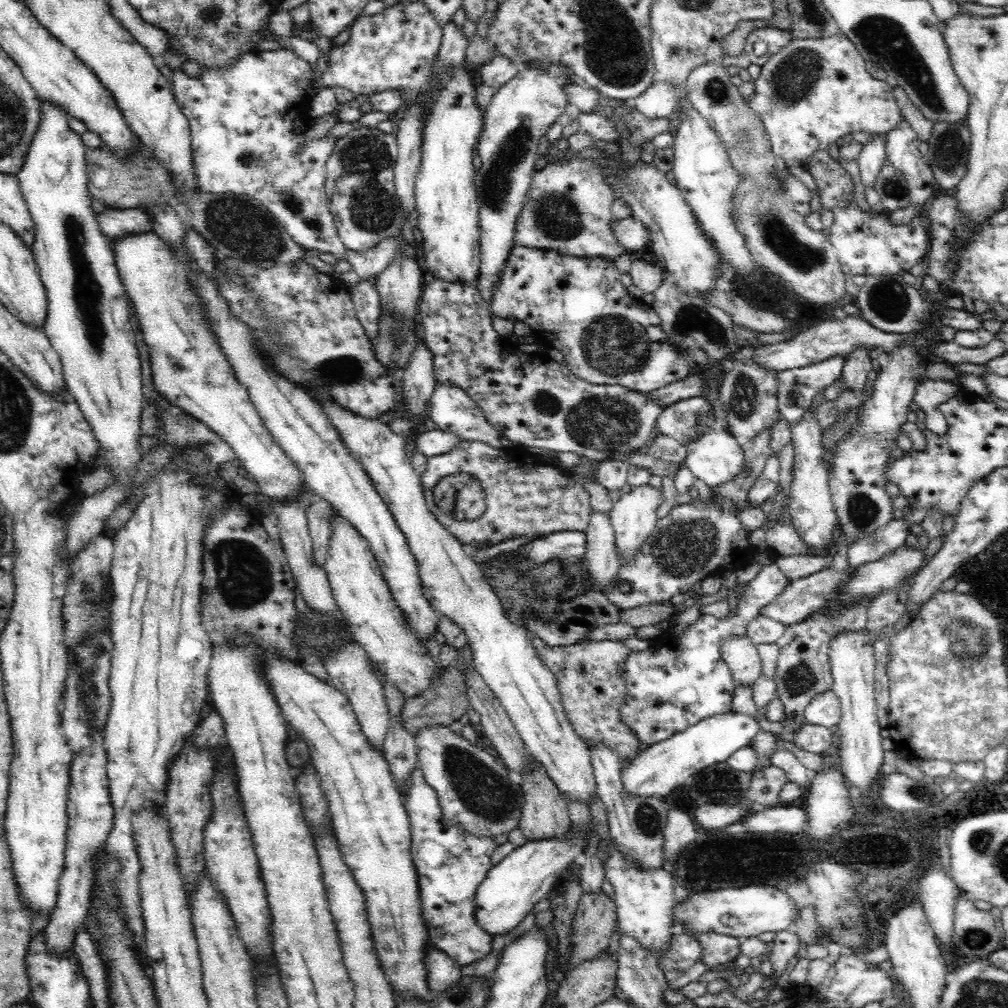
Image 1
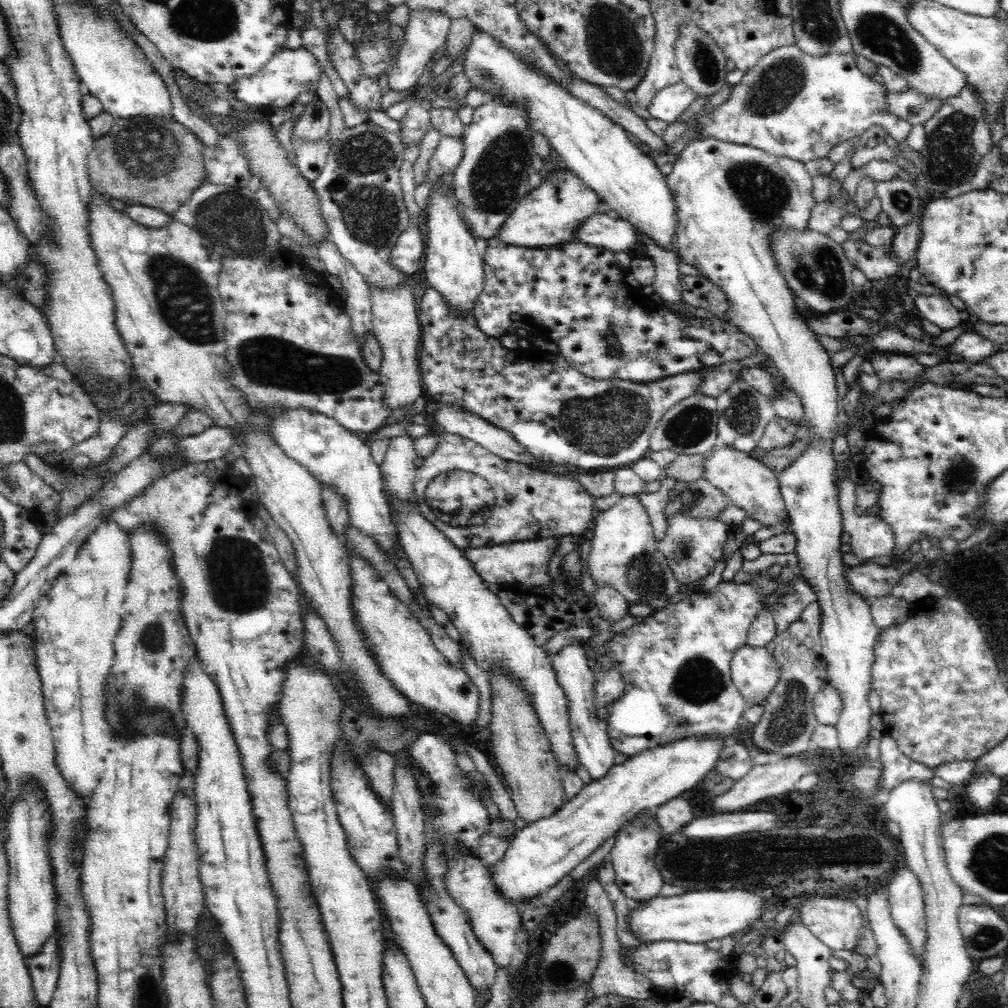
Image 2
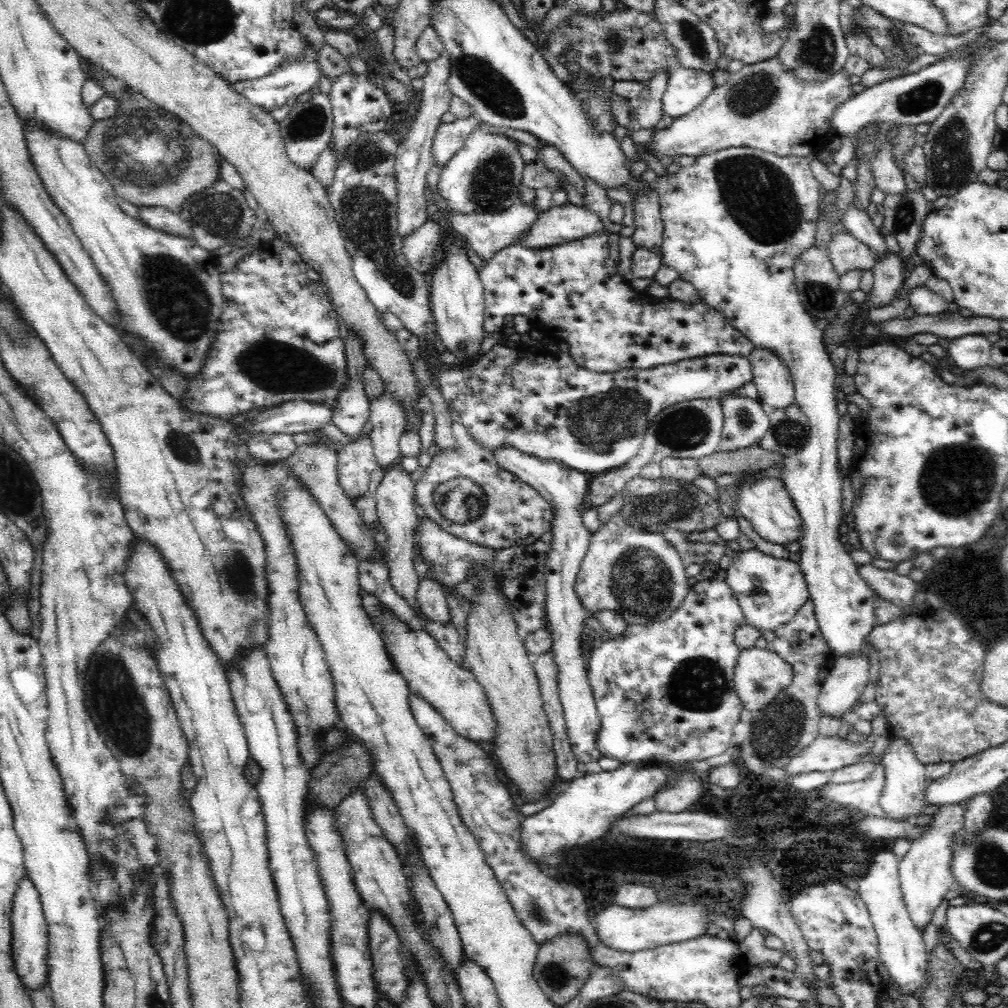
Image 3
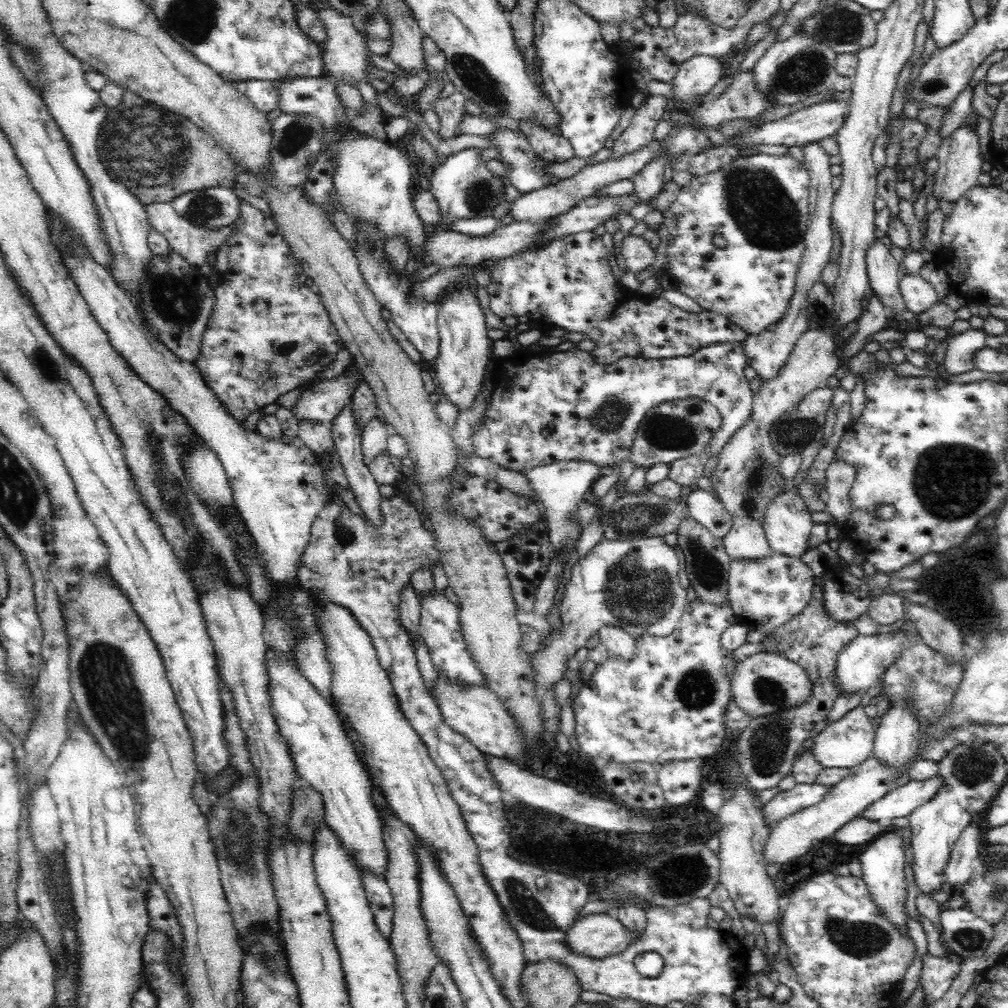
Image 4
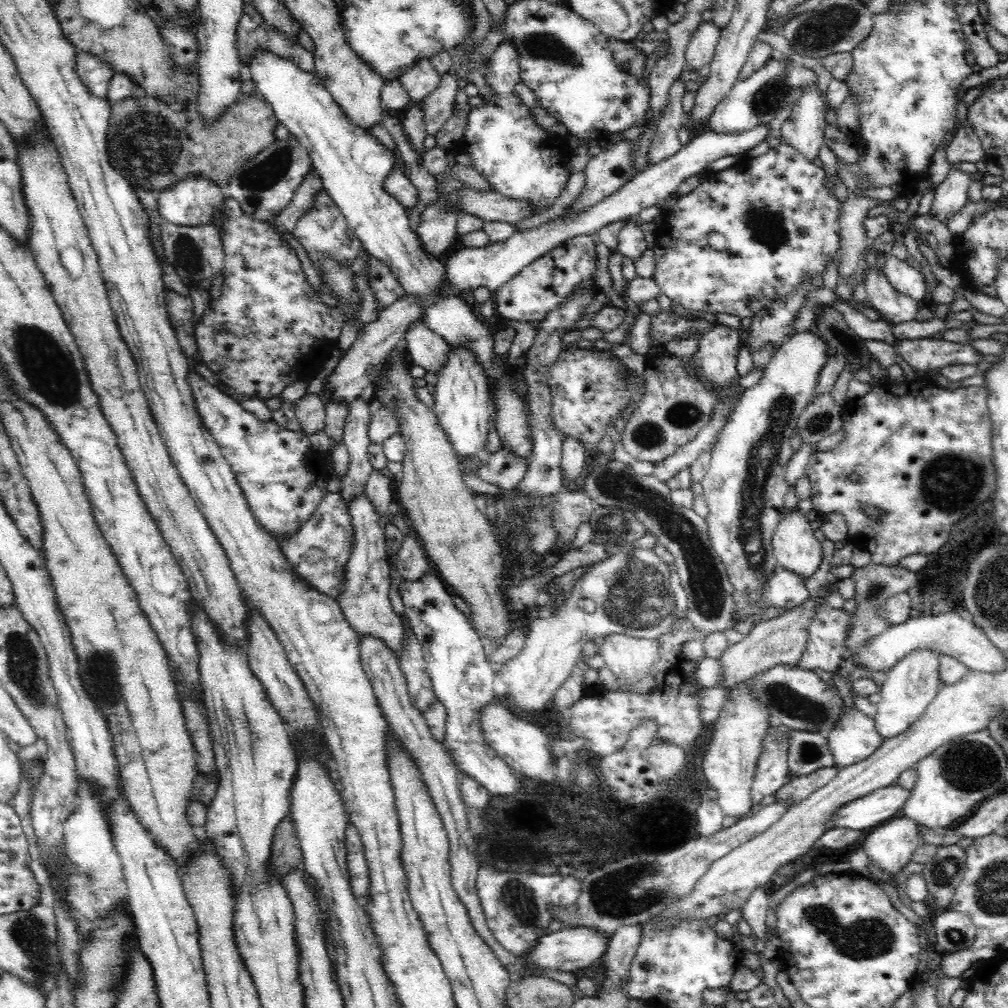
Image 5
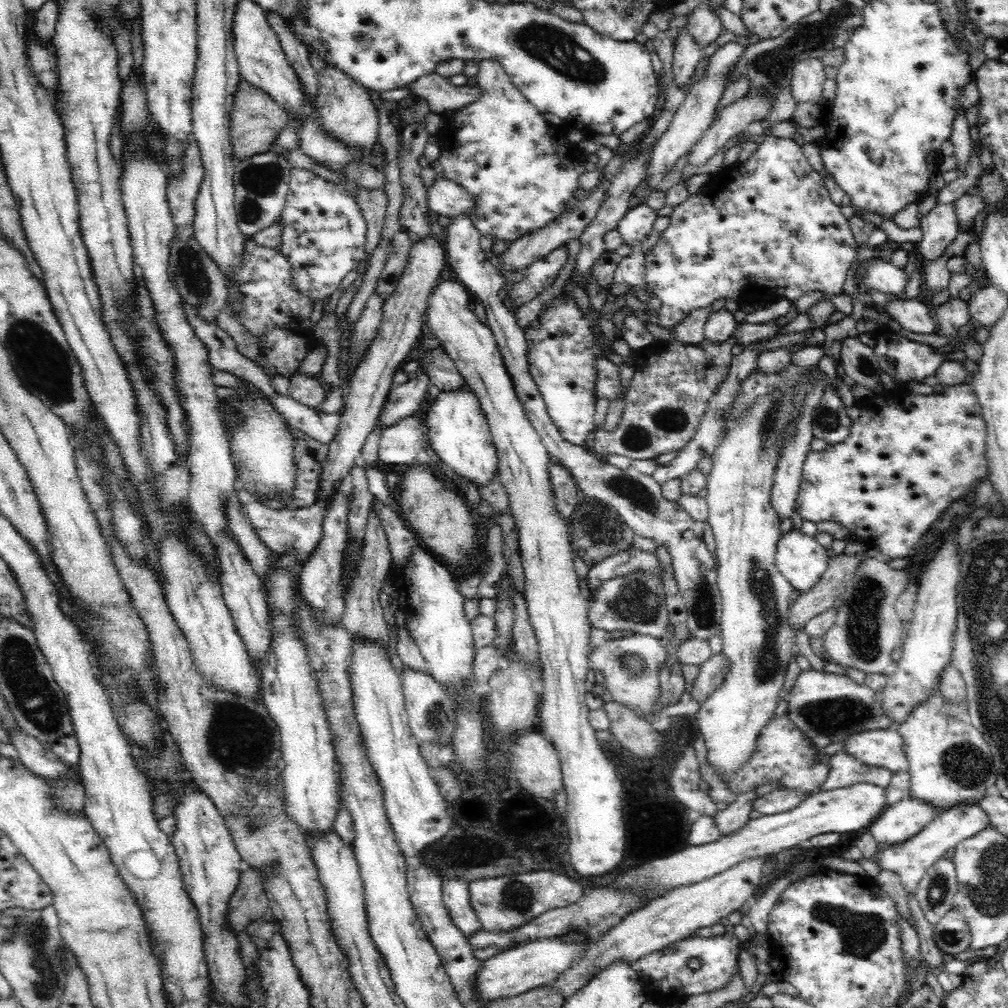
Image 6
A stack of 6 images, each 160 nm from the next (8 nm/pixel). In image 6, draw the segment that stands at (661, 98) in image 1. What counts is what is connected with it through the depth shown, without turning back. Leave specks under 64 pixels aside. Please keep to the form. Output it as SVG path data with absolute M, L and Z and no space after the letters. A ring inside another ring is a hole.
M704 4L698 5L688 13L686 22L689 33L702 46L713 44L722 32L720 19Z

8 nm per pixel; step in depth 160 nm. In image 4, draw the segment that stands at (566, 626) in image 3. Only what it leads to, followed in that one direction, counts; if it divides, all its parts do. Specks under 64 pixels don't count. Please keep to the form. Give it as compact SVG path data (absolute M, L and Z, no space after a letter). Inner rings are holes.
M562 460L525 472L543 508L543 518L549 529L549 541L553 550L569 548L570 553L574 552L574 544L583 528L570 521L570 514L576 510L580 498L587 498L593 483L602 472L604 471L600 466L587 460Z

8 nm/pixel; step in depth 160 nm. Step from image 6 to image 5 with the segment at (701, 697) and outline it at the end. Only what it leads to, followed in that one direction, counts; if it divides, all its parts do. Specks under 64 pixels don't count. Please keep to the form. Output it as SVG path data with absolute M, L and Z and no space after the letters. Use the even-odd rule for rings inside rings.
M836 577L828 580L825 585L825 594L822 597L814 597L814 594L809 594L809 598L806 598L799 606L782 613L777 618L756 624L741 642L730 645L727 650L724 650L716 658L720 664L721 673L719 680L713 687L730 689L735 684L760 675L776 665L798 667L802 656L804 656L808 640L808 629L812 628L814 616L816 616L818 608L822 606L822 602L827 602L833 588L838 588L837 584L840 582L842 582L842 579L836 579Z

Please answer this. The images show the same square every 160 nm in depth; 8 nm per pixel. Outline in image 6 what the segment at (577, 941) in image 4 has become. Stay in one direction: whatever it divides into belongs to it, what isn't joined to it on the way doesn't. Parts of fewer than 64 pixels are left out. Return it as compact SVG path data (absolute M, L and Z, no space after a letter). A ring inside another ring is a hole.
M556 937L543 938L506 949L484 960L474 978L474 993L480 997L482 1004L498 999L509 999L529 990L548 986L574 958L584 950L584 943L564 943Z

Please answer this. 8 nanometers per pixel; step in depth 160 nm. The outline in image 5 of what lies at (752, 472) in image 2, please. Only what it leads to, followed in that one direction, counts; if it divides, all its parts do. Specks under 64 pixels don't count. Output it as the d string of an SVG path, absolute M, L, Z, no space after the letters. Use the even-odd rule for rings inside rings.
M800 511L785 513L772 535L777 564L806 582L823 561L823 544L814 537L809 520Z

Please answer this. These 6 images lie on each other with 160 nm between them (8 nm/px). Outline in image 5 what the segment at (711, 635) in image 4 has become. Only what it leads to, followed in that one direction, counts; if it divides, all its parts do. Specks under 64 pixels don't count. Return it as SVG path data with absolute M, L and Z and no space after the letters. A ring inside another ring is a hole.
M679 619L673 622L669 630L657 639L660 643L660 651L662 651L661 659L658 659L651 668L651 675L656 678L656 686L646 694L624 693L621 691L611 692L606 687L588 687L578 702L572 704L570 709L570 723L571 732L578 738L586 738L589 743L585 748L594 752L596 759L604 758L608 754L612 754L616 748L620 748L626 742L630 731L638 724L642 723L644 719L654 719L656 721L658 730L657 738L666 740L684 748L692 747L694 740L706 730L704 723L698 715L698 702L696 700L696 692L700 690L701 684L694 679L694 671L696 665L702 660L703 643L705 636L698 630L695 630L692 623L686 619Z

